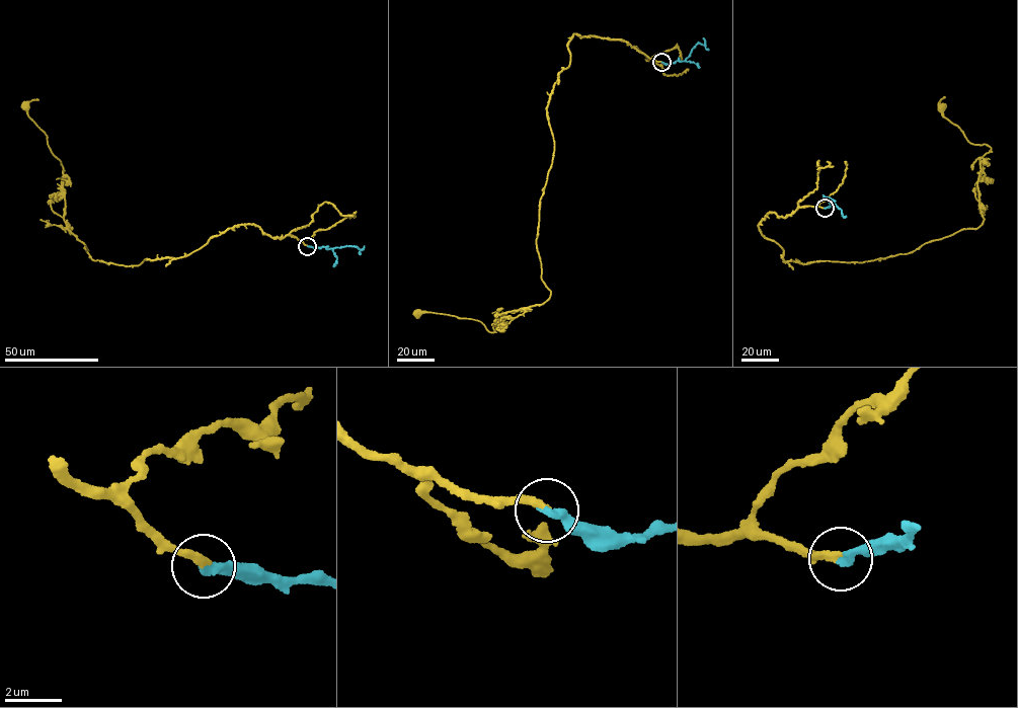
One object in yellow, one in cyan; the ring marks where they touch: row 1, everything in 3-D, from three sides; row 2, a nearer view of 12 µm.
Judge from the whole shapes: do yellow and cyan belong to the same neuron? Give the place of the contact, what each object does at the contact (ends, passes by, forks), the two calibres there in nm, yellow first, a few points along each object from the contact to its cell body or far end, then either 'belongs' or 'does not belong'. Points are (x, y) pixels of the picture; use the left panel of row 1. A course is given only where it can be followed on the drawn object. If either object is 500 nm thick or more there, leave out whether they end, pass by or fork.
(307, 246) | yellow ends | cyan ends | 280/320 nm | yellow via (307, 246), (248, 224), (182, 256), (126, 266), (92, 260), (64, 219), (61, 161), (25, 106) | cyan via (307, 246), (331, 248), (355, 246), (361, 249), (364, 245) | belongs

